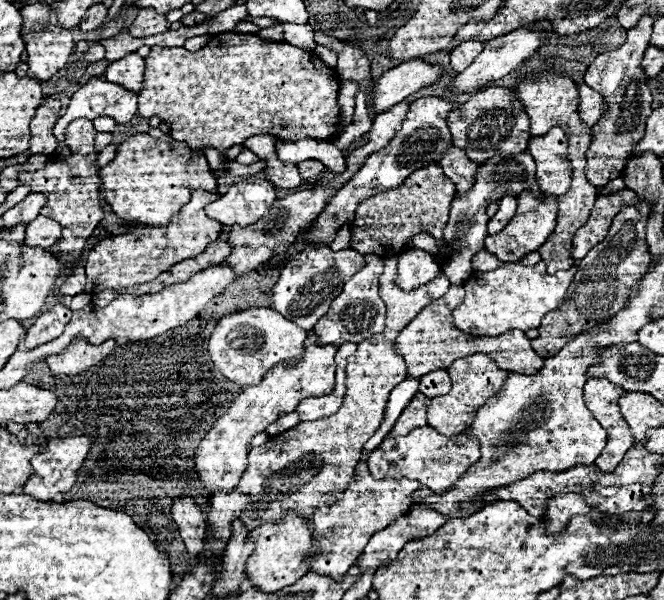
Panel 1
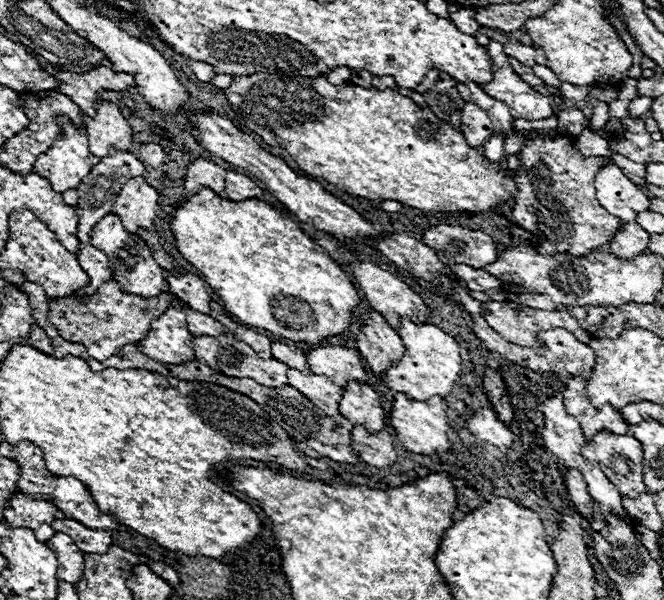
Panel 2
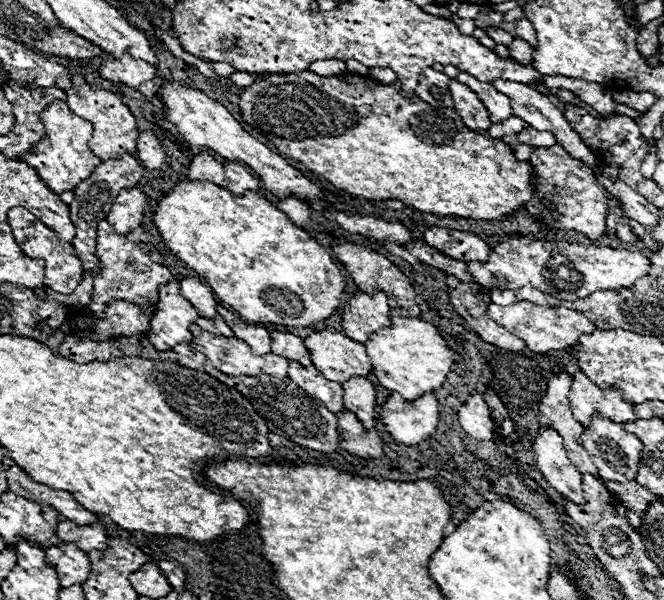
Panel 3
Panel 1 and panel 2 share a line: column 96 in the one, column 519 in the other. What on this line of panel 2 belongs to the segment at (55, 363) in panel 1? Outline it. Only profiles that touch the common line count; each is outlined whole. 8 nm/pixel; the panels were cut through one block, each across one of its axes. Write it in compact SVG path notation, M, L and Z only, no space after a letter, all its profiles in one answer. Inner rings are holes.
M454 286L452 292L458 296L458 302L462 304L462 308L470 314L470 318L472 318L472 322L474 322L474 334L484 342L484 346L486 346L490 352L498 352L502 358L506 358L506 360L510 360L510 362L516 362L516 364L520 364L520 366L528 366L528 368L532 368L534 372L554 372L554 374L568 376L568 378L572 378L572 376L582 376L584 380L588 380L590 370L592 370L592 366L596 364L596 354L592 352L590 346L582 344L582 342L580 342L574 334L570 334L568 330L556 328L556 330L538 334L540 342L546 344L546 346L542 346L542 348L518 346L518 344L508 342L504 336L496 334L496 332L488 326L488 322L486 322L484 316L482 316L482 302L480 302L480 300L474 300L474 298L468 294L466 288Z

